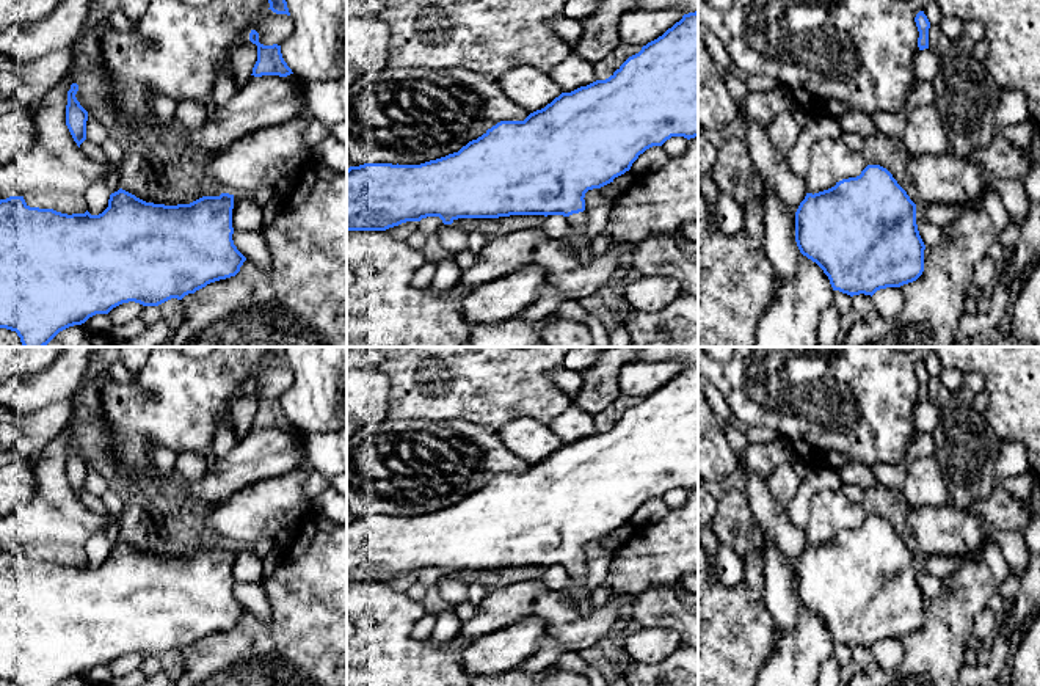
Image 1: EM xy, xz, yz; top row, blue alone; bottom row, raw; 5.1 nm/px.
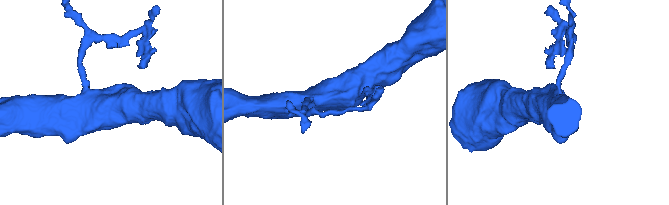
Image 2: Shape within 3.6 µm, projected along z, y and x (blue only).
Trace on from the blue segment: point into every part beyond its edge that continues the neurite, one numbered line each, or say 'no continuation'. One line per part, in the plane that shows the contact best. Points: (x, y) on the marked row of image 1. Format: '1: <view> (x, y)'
1: xz (574, 239)

